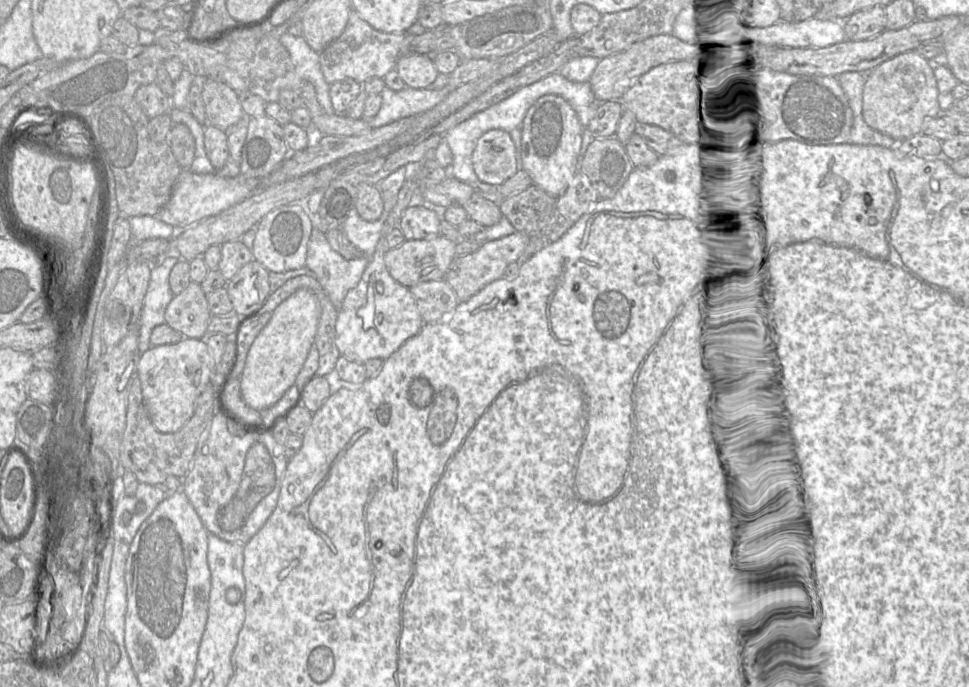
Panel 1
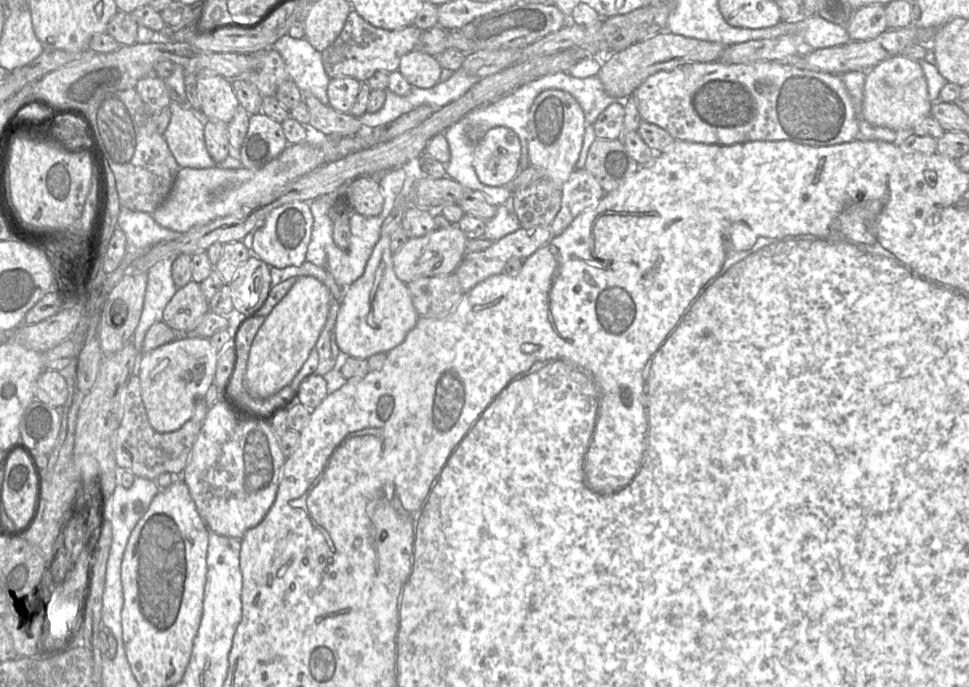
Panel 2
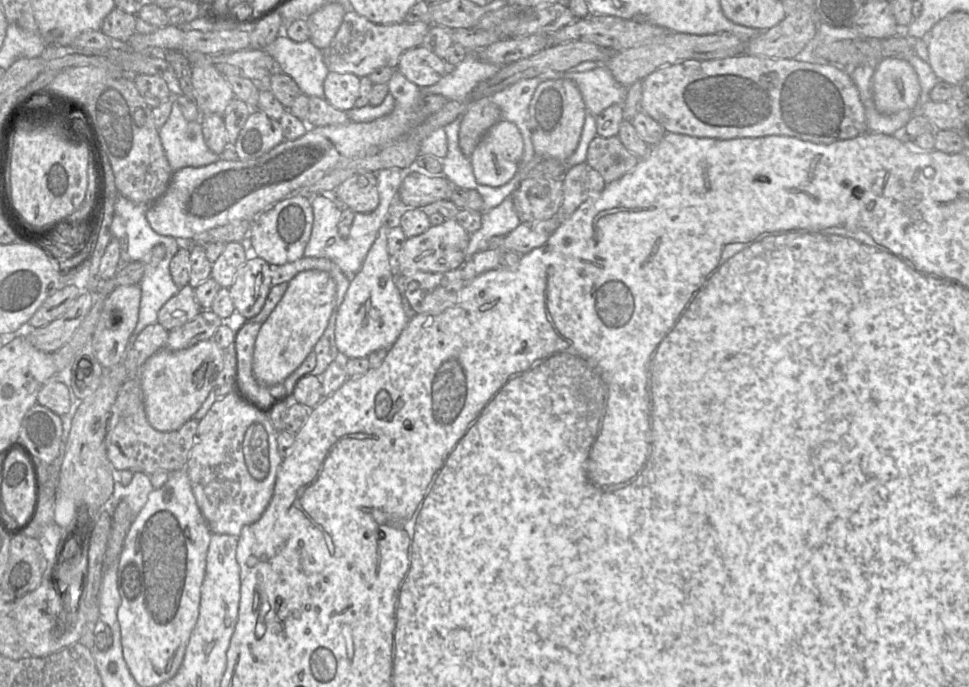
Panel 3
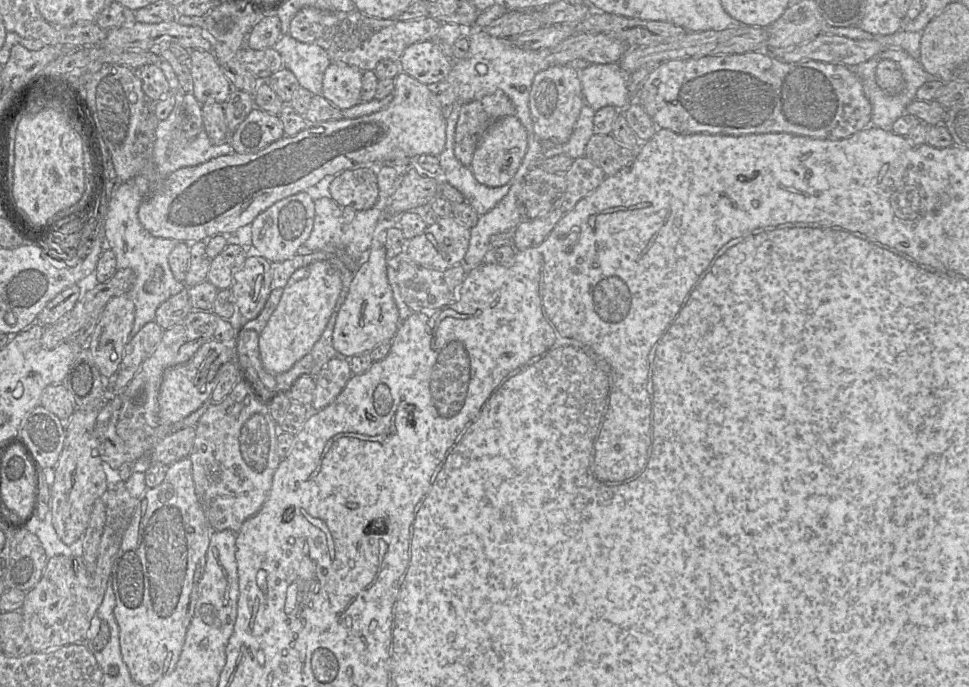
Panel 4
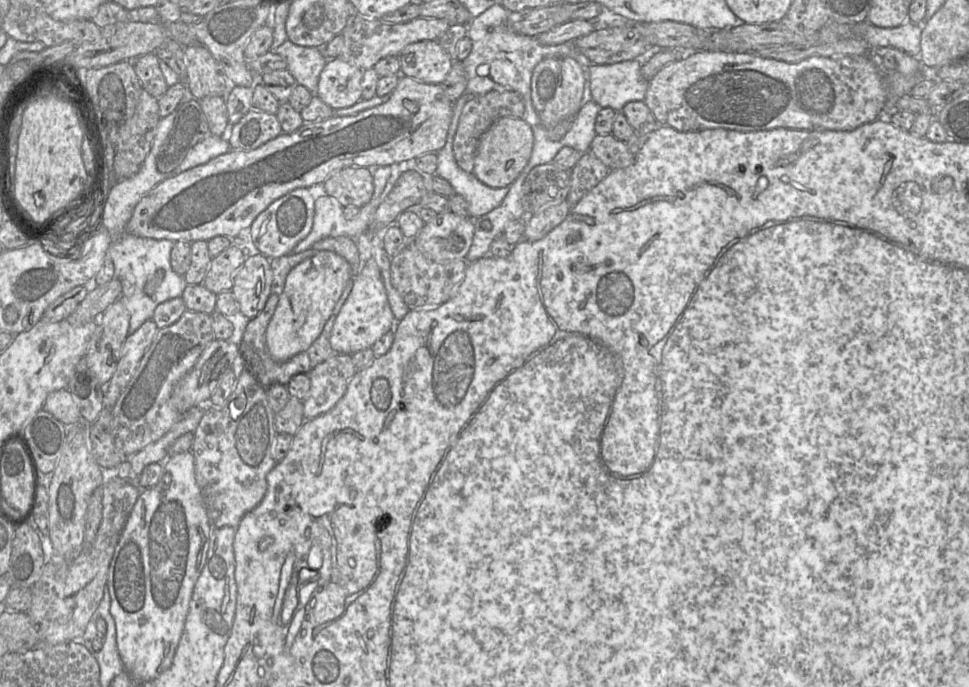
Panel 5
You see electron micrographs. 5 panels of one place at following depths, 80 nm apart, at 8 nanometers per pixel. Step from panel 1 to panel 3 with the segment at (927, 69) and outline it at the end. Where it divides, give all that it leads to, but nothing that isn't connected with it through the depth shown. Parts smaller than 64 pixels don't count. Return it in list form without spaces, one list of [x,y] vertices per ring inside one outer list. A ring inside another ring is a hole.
[[[886,57],[876,64],[872,77],[873,99],[882,114],[914,109],[921,92],[913,66],[902,58]]]

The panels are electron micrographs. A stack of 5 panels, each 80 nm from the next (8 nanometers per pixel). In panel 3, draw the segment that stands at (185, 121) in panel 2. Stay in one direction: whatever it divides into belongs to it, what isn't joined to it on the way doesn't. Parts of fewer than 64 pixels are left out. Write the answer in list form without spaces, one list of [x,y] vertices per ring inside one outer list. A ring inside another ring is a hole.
[[[172,97],[170,115],[164,125],[158,129],[158,134],[173,172],[184,167],[206,166],[219,160],[238,160],[233,143],[227,142],[227,147],[220,154],[215,154],[207,147],[203,138],[200,119],[199,121],[187,121],[179,108],[176,97]]]

